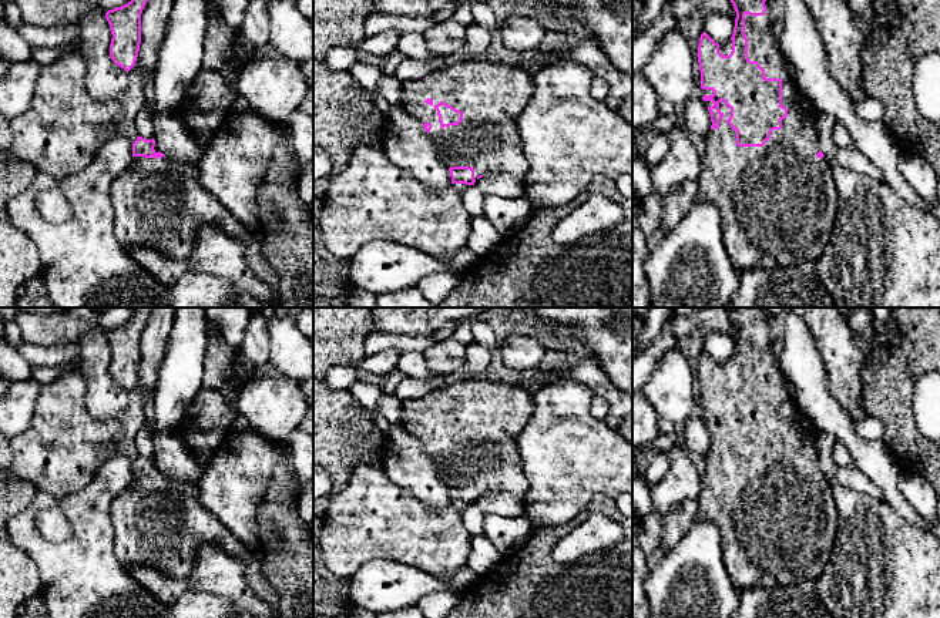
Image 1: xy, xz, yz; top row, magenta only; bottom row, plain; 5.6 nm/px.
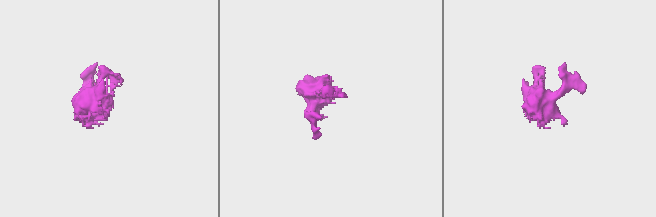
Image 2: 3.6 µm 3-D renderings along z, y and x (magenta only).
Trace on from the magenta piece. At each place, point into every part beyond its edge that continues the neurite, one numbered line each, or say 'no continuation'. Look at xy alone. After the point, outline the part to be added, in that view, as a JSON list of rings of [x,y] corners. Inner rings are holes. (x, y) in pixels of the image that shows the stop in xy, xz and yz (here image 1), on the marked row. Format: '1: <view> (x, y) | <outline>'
1: xy (160, 202) | [[[201,68],[188,88],[187,97],[175,112],[178,122],[191,134],[199,155],[192,162],[168,157],[132,157],[125,171],[110,188],[114,208],[113,231],[122,248],[148,245],[169,258],[187,258],[195,245],[197,228],[201,224],[219,224],[225,231],[245,242],[245,262],[268,285],[278,288],[279,281],[262,253],[262,239],[249,232],[225,209],[199,182],[199,159],[208,140],[228,120],[236,100],[236,90],[224,73]]]

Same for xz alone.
1: xz (492, 94) | [[[473,60],[467,63],[454,64],[446,70],[434,71],[424,80],[403,81],[402,83],[402,108],[413,118],[422,122],[430,122],[432,130],[423,131],[433,140],[440,161],[447,167],[471,167],[474,169],[474,179],[479,175],[507,174],[523,181],[528,172],[528,161],[523,152],[520,134],[517,128],[517,117],[528,103],[534,91],[534,75],[520,66],[506,64],[500,61]],[[446,103],[463,112],[463,120],[459,125],[440,128],[440,121],[434,107]]]

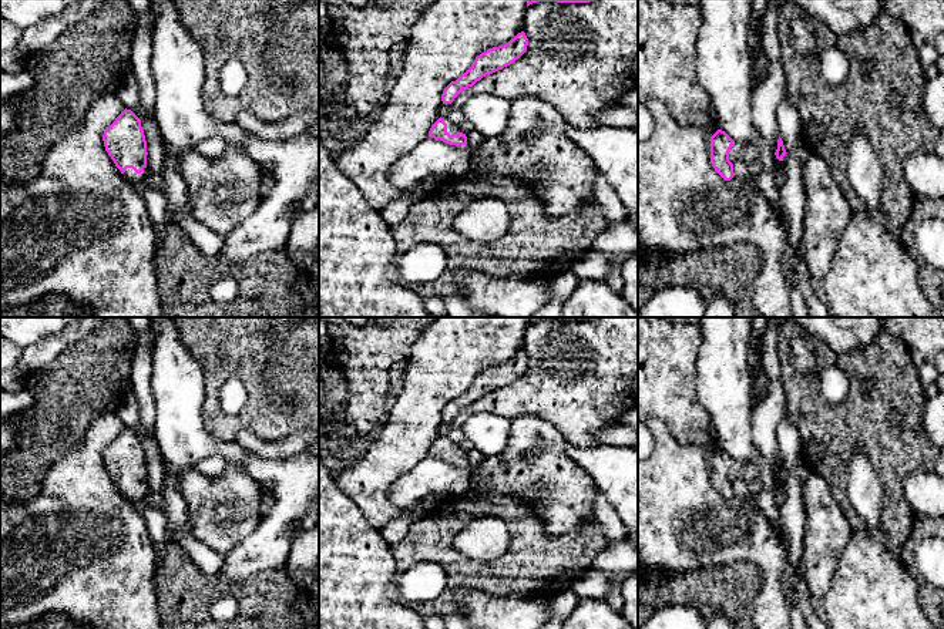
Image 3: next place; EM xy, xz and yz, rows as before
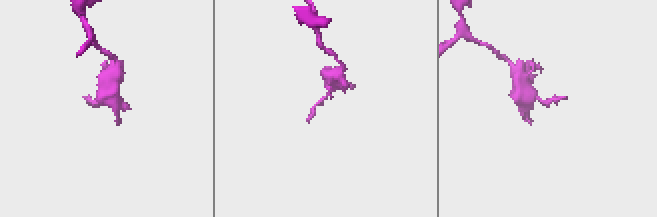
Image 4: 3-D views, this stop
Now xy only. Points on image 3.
1: xy (130, 174) | [[[147,166],[141,174],[137,174],[132,168],[127,168],[122,176],[132,182],[142,182],[145,179],[147,172],[148,172]]]

